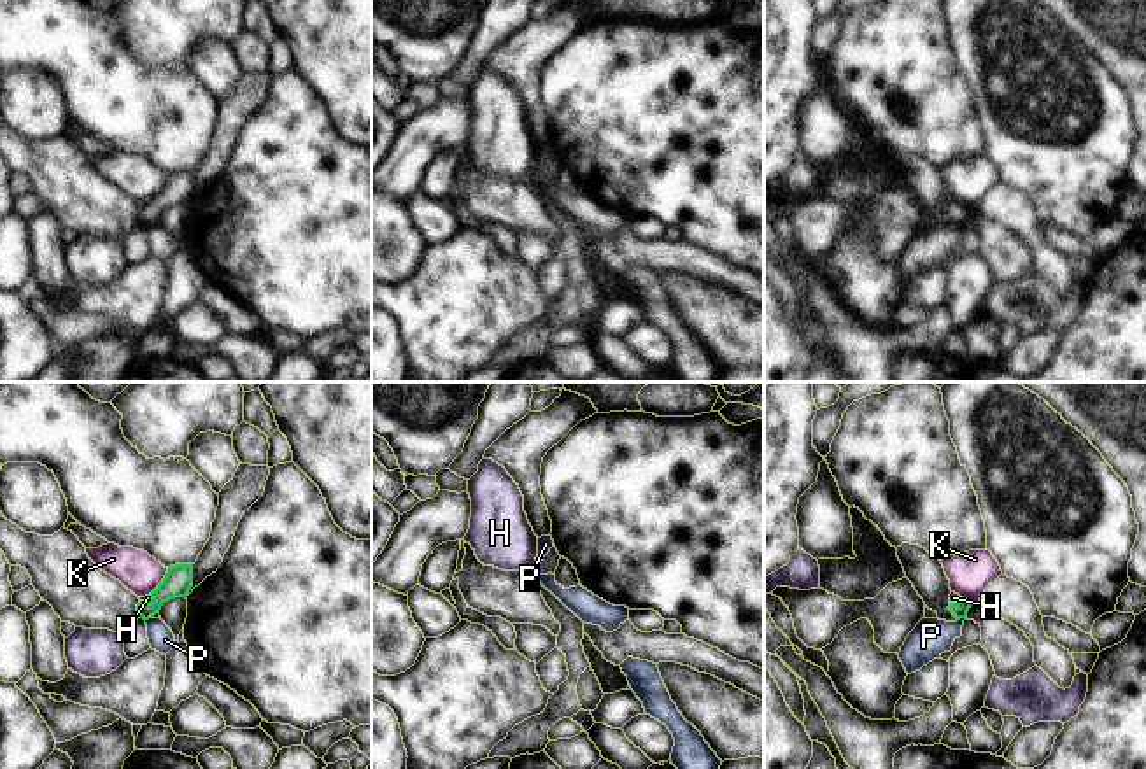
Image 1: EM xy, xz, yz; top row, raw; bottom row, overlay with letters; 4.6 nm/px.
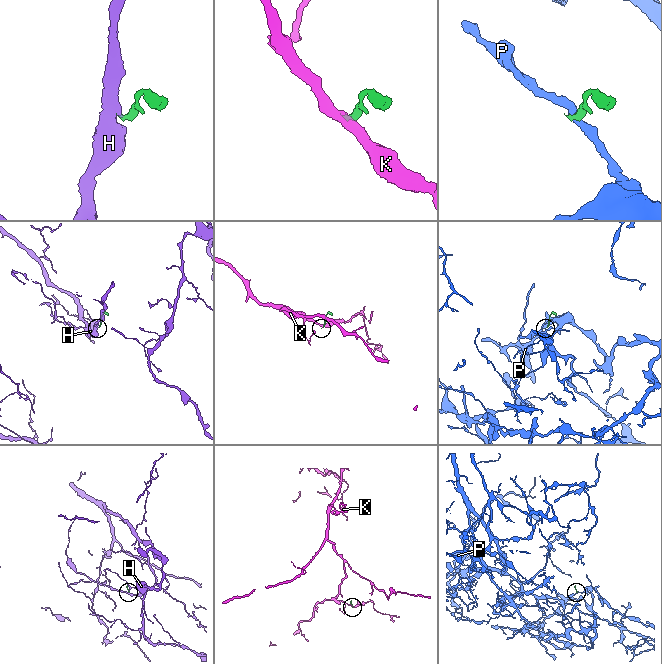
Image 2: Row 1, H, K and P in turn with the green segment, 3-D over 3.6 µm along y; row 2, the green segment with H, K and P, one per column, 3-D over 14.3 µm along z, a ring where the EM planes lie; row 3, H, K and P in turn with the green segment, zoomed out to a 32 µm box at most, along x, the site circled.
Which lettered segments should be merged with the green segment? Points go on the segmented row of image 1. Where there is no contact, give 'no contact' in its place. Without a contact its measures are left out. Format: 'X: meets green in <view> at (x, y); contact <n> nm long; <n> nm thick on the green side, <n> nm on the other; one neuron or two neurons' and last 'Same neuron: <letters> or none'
H: meets green in xy at (146, 601); contact 70 nm long; 140 nm thick on the green side, 30 nm on the other; one neuron
K: meets green in xy at (162, 582); contact 160 nm long; 140 nm thick on the green side, 190 nm on the other; two neurons
P: meets green in yz at (961, 617); contact 40 nm long; 70 nm thick on the green side, 170 nm on the other; two neurons
Same neuron: H

